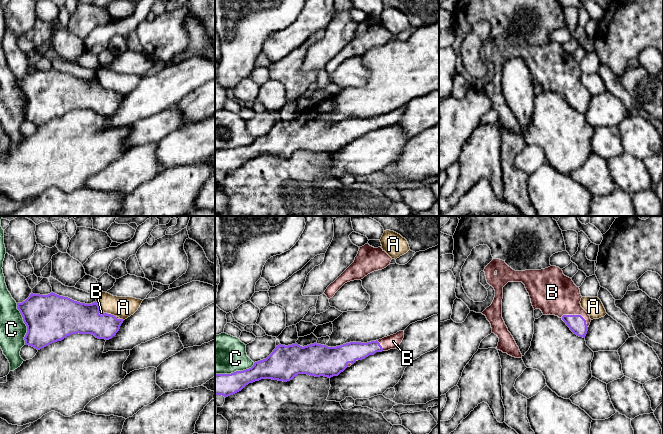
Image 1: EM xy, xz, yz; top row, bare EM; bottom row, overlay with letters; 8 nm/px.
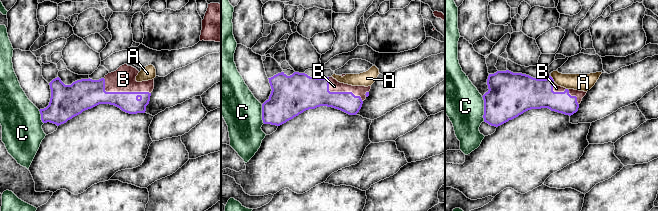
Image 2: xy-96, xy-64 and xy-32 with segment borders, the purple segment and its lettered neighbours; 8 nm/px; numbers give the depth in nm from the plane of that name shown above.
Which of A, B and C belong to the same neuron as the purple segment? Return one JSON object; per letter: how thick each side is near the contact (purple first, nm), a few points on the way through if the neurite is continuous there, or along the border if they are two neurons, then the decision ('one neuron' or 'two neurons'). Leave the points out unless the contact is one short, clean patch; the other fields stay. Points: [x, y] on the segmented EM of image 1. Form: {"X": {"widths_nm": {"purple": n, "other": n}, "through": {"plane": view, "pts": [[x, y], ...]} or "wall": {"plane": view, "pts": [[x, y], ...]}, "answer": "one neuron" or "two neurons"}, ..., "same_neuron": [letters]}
{"A": {"widths_nm": {"purple": 240, "other": 180}, "wall": {"plane": "xy", "pts": [[104, 312], [114, 316]]}, "answer": "two neurons"}, "B": {"widths_nm": {"purple": 140, "other": 340}, "answer": "one neuron"}, "C": {"widths_nm": {"purple": 380, "other": 200}, "answer": "two neurons"}, "same_neuron": ["B"]}

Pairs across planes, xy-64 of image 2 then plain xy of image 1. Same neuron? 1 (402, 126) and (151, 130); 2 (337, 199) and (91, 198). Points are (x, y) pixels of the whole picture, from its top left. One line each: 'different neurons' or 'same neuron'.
1: same neuron
2: same neuron

